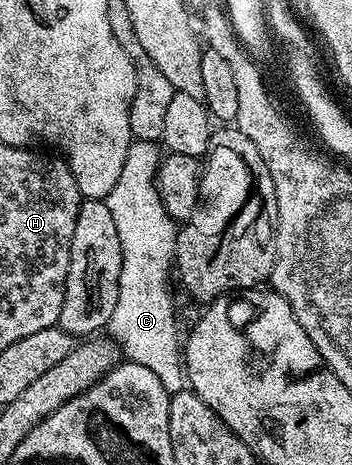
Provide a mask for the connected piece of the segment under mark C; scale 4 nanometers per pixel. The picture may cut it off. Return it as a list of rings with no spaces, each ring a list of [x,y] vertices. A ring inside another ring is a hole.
[[[141,139],[132,142],[122,174],[106,200],[122,249],[118,305],[114,305],[106,331],[116,340],[127,362],[146,365],[146,369],[162,381],[169,396],[174,396],[186,387],[182,339],[176,336],[178,319],[174,314],[174,295],[168,292],[168,274],[173,274],[176,258],[178,223],[166,213],[156,188],[156,171],[161,158],[162,151],[156,143]]]

